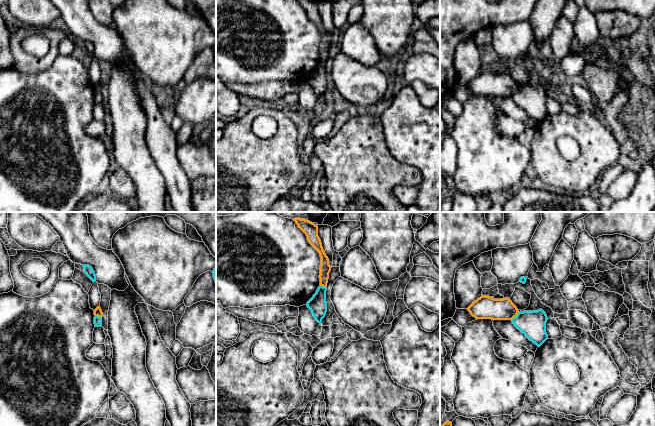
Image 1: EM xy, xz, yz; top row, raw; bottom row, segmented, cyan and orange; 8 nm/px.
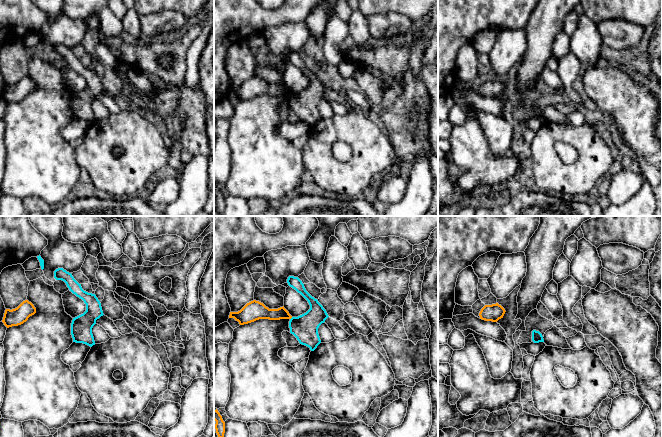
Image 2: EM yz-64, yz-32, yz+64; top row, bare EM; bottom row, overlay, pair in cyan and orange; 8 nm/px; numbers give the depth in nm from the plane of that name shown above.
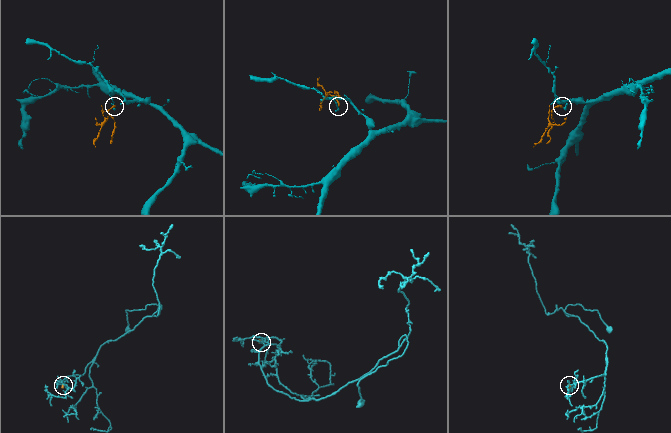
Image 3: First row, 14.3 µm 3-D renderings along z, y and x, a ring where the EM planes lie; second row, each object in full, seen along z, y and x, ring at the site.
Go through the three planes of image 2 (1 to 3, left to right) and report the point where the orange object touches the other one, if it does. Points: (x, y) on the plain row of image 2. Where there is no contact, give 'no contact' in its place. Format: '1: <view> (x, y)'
1: no contact
2: yz-32 (291, 94)
3: no contact

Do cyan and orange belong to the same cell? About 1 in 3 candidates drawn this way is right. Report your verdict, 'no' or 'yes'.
no

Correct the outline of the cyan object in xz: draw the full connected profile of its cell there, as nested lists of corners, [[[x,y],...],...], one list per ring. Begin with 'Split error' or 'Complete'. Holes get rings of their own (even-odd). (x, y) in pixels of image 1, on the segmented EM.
Complete. [[[319,286],[316,293],[306,304],[315,320],[320,324],[327,312],[326,291],[326,287]]]

